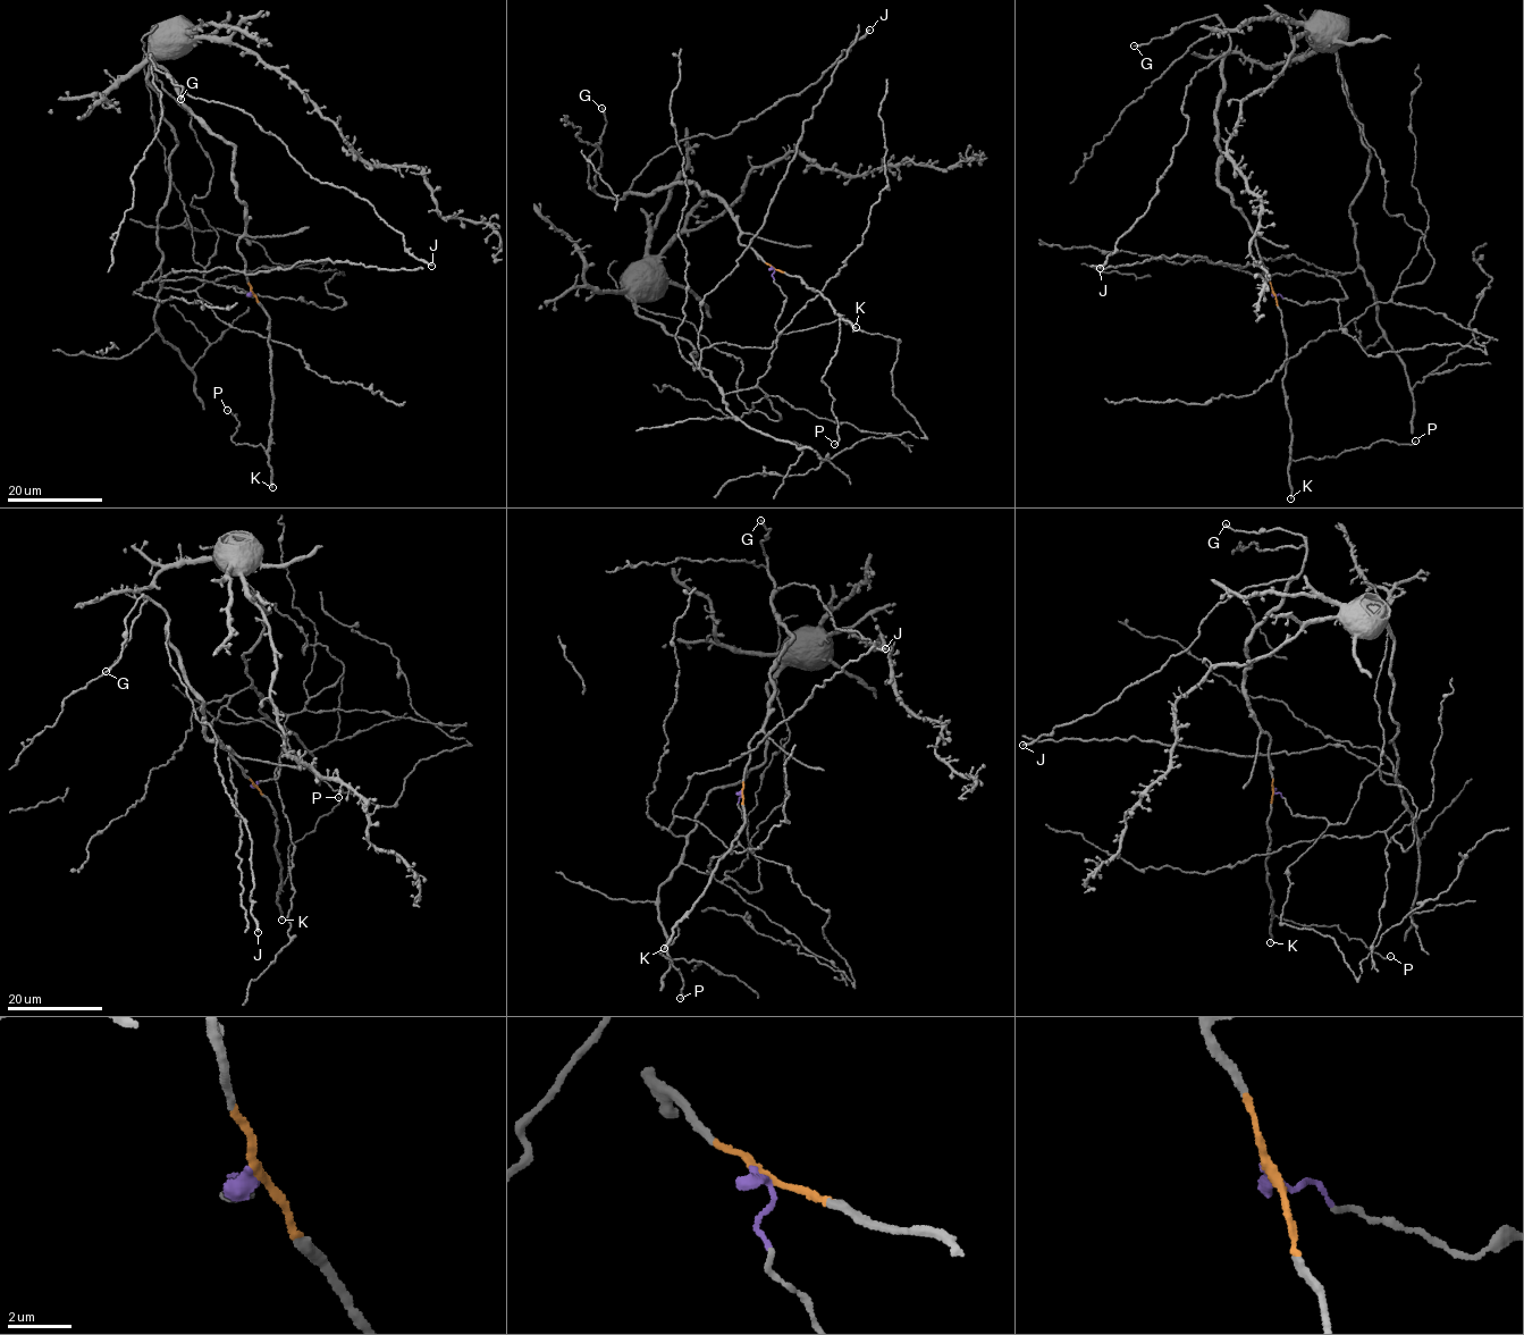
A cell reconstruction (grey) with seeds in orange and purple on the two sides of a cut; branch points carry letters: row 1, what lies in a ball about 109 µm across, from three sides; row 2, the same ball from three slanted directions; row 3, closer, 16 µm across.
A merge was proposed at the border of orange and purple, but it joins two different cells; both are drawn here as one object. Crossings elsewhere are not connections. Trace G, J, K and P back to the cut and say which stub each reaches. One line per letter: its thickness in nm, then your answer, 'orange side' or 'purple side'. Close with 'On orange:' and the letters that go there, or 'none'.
G: 260 nm thick; orange side
J: 240 nm thick; orange side
K: 280 nm thick; orange side
P: 100 nm thick; orange side
On orange: G, J, K, P

